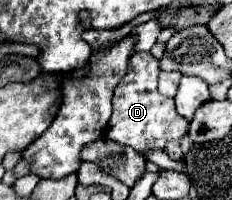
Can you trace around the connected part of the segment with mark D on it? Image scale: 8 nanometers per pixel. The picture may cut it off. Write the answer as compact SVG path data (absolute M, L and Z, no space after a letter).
M136 52L128 62L126 78L120 80L112 98L114 112L108 122L110 128L106 136L118 144L132 146L140 154L144 154L148 148L164 148L170 140L180 140L188 130L188 122L178 116L174 100L158 92L158 74L158 60L150 52Z

